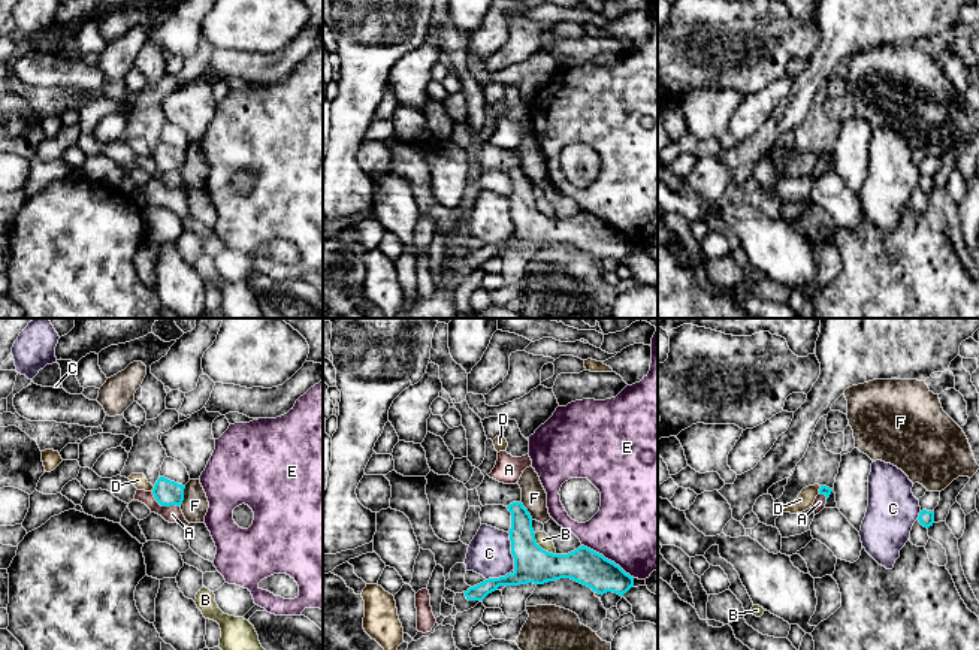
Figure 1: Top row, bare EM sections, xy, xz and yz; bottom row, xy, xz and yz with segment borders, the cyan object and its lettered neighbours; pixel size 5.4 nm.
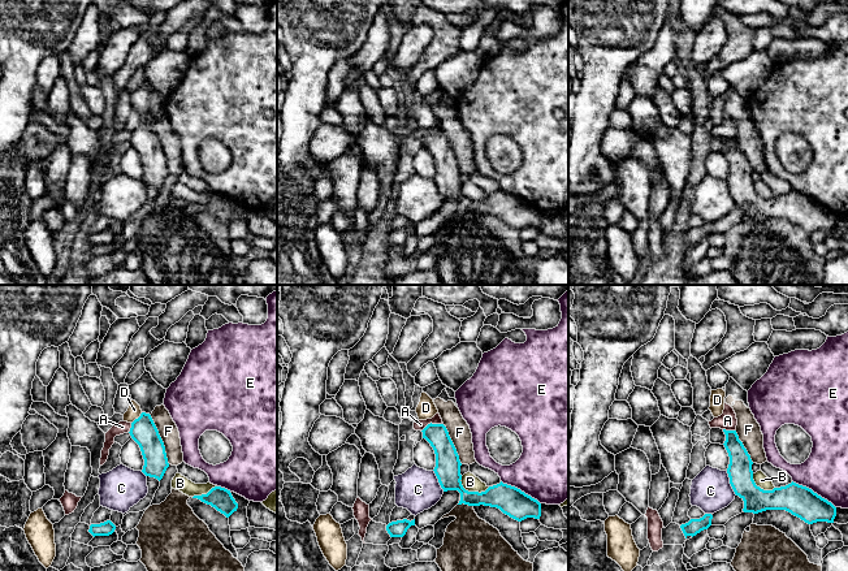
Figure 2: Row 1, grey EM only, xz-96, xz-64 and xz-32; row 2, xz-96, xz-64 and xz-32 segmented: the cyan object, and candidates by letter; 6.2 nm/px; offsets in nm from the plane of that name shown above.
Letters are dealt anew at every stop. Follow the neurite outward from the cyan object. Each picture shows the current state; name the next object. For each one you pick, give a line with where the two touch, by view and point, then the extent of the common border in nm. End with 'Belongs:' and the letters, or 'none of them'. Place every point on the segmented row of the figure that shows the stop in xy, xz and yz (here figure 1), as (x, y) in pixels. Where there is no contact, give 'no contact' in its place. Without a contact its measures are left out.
Belongs: none of them

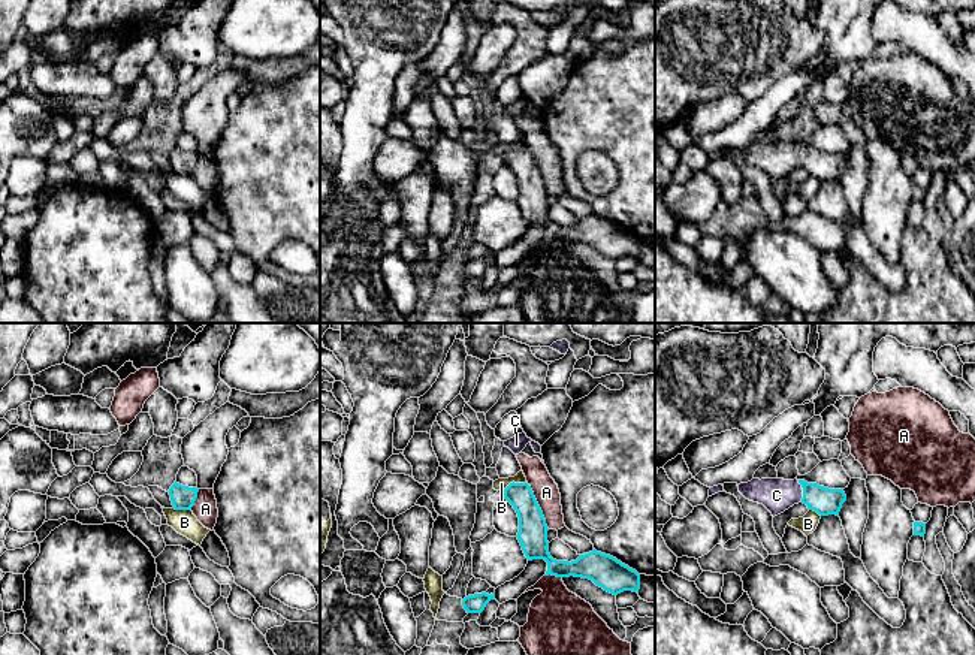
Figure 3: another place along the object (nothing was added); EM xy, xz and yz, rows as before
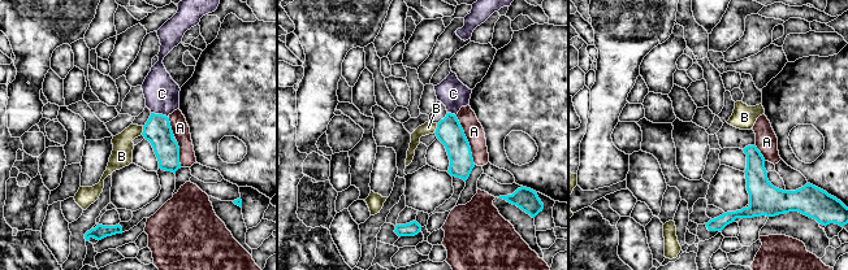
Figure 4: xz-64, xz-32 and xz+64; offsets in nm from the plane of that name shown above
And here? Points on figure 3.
C: meets cyan in yz at (803, 491); contact 120 nm long
Belongs: C

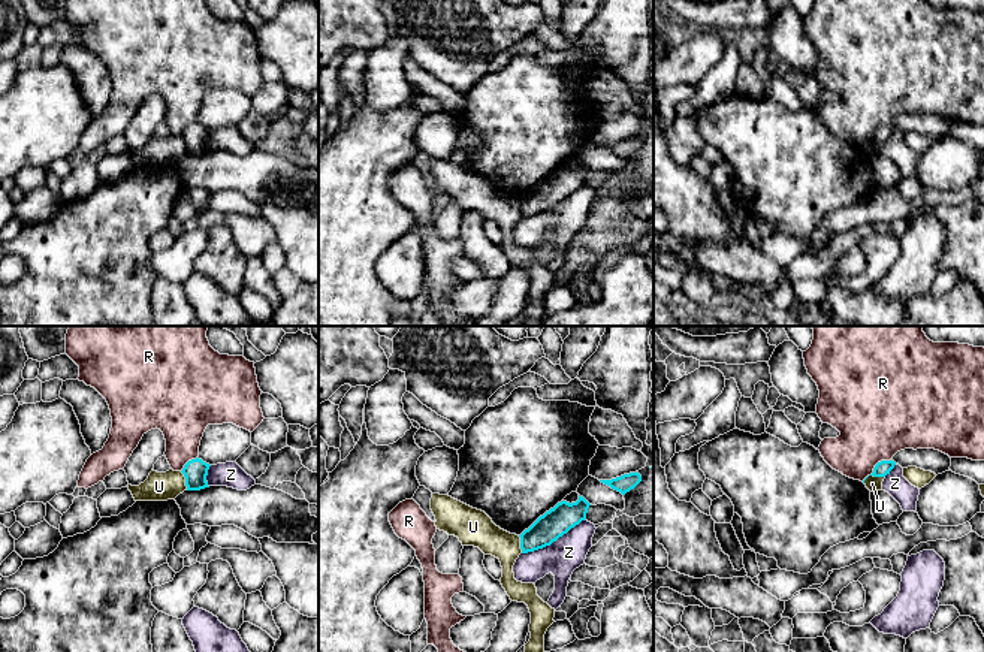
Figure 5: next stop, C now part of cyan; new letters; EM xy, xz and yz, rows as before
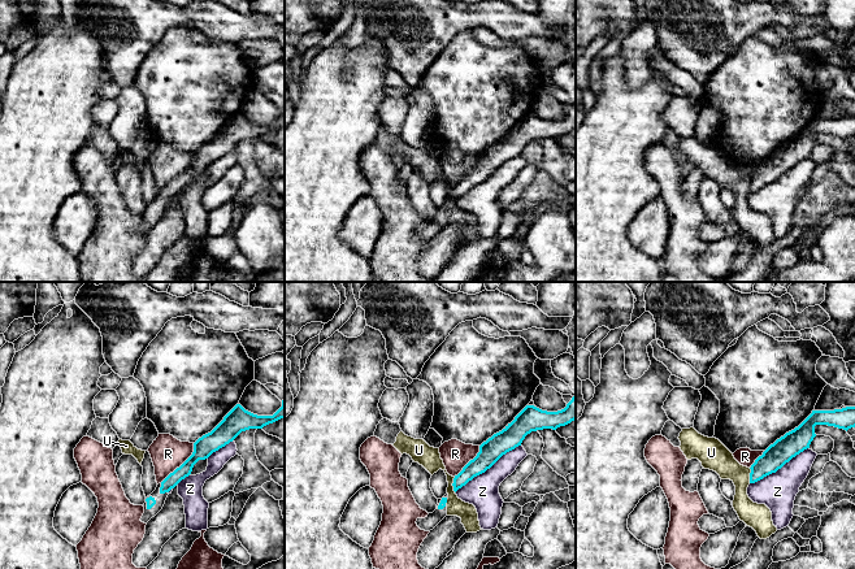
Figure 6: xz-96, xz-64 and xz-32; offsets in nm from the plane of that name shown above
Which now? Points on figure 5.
Belongs: none of them

